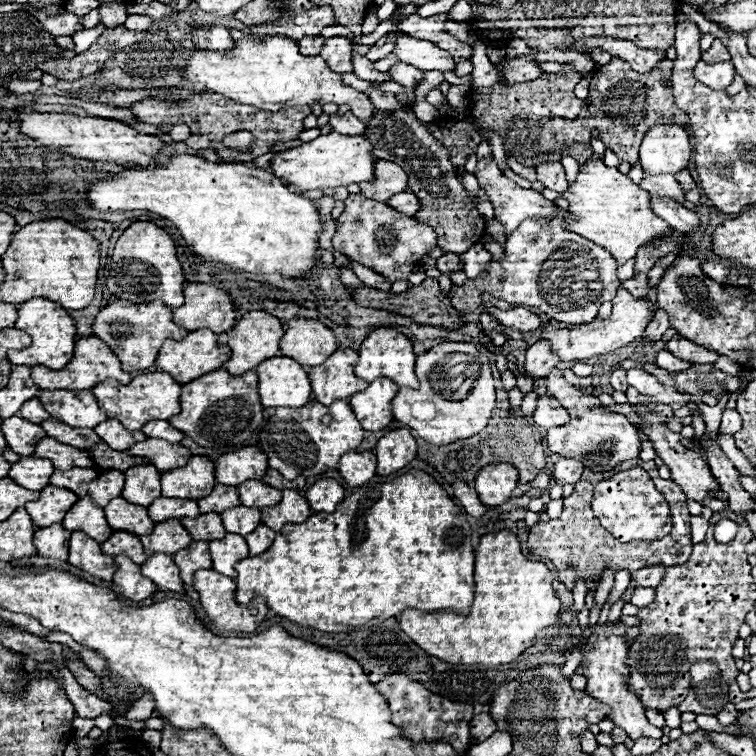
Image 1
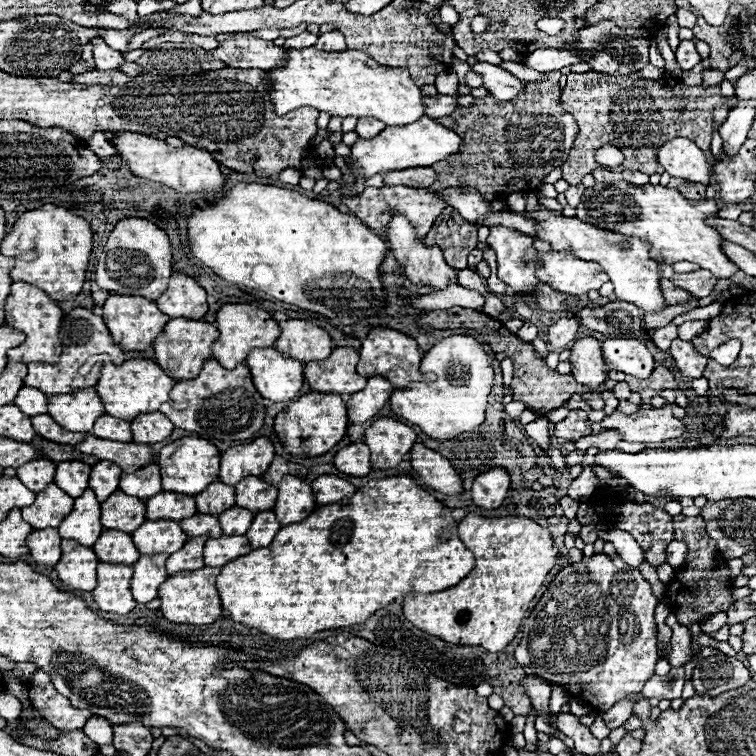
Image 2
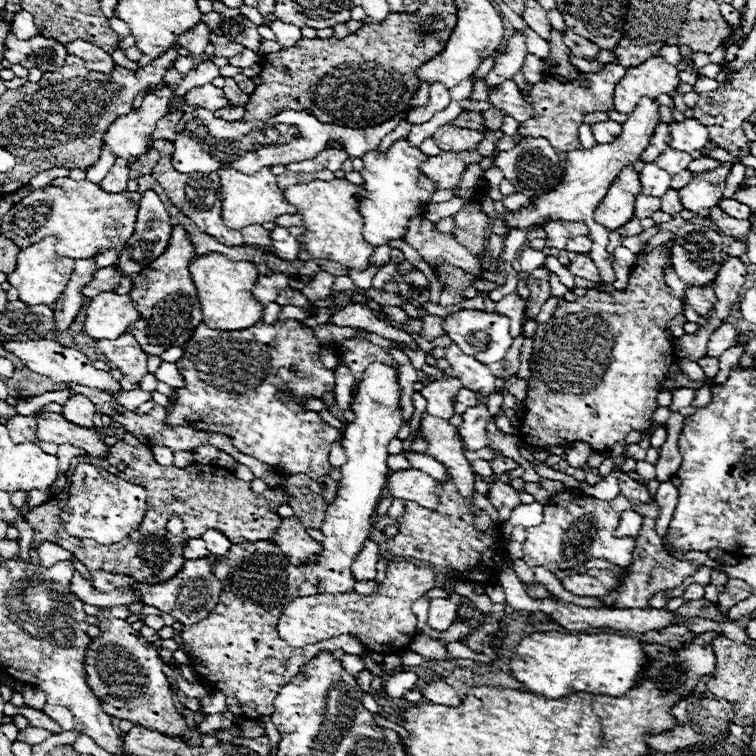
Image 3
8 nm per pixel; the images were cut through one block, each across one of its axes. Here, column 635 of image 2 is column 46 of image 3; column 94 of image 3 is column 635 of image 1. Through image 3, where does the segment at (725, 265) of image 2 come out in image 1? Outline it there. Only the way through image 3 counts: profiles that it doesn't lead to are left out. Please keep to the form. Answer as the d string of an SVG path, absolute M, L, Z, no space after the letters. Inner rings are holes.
M588 160L580 164L580 172L570 188L562 194L570 202L570 214L574 218L566 218L566 230L576 232L598 246L604 246L618 264L628 262L636 256L636 250L670 232L670 226L650 210L650 194L634 184L626 174L618 172L618 168L608 168L600 160Z

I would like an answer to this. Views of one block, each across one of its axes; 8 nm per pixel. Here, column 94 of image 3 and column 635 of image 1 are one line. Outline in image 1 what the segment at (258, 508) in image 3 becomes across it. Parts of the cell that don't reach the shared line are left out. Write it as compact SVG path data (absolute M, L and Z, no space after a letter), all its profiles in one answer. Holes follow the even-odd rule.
M584 470L582 480L574 484L574 494L564 498L564 510L562 516L550 522L540 522L538 526L530 528L530 536L528 536L528 552L540 558L546 558L554 564L560 576L560 582L566 584L568 590L574 588L574 582L578 578L584 578L584 582L588 584L590 590L598 588L598 582L602 578L602 570L612 568L614 572L626 570L626 572L634 572L640 570L644 566L654 566L654 564L662 564L662 566L680 566L690 558L692 552L692 542L690 542L690 514L686 508L686 496L682 492L676 492L676 484L664 484L666 488L660 488L662 484L658 484L658 490L666 496L666 500L670 502L670 512L674 526L670 530L668 536L664 536L658 542L628 542L622 544L616 538L612 538L608 534L608 530L604 530L600 526L600 520L594 516L590 502L592 502L592 490L594 484L598 484L600 480L604 480L604 472L602 474L590 474L588 470Z

